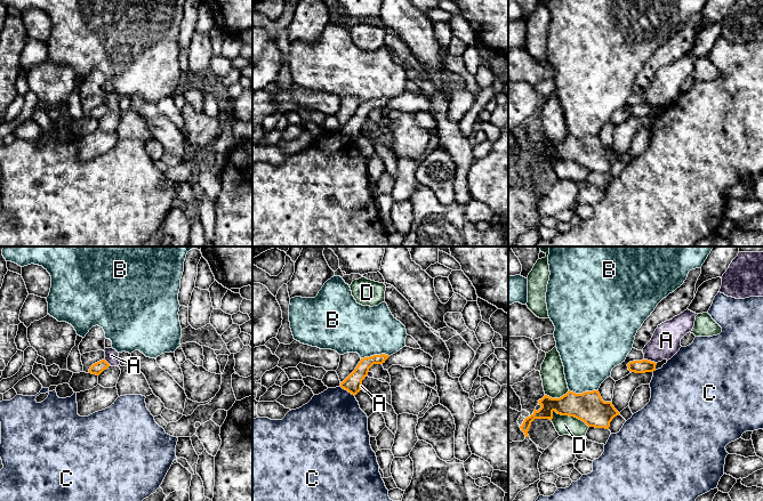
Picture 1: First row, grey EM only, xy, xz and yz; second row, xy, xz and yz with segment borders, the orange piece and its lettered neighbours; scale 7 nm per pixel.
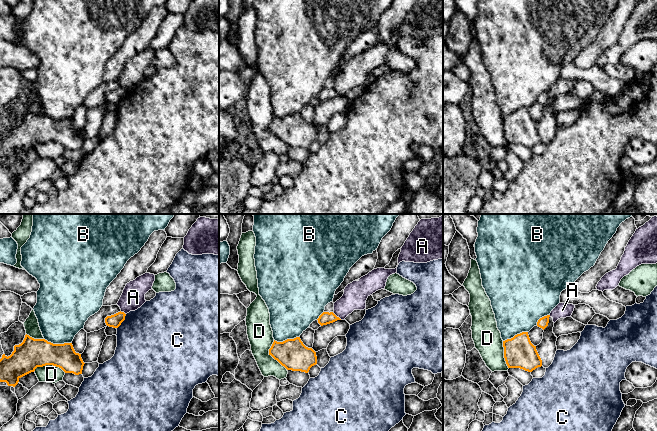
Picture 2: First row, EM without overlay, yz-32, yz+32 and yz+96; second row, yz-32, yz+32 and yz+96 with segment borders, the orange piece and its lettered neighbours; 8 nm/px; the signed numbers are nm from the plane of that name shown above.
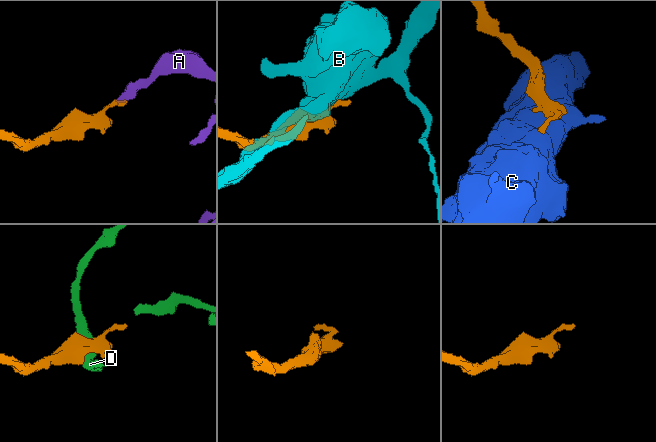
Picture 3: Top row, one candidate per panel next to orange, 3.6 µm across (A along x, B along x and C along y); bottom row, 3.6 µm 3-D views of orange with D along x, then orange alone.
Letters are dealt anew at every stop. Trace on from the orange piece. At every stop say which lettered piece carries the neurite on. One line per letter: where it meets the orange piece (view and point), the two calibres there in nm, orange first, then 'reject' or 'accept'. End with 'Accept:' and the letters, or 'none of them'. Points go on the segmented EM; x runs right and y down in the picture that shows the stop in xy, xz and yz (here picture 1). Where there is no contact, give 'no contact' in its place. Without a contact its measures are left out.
A: meets orange in yz at (650, 361); 100 nm thick on the orange side, 200 nm on the other; reject
B: meets orange in yz at (584, 393); 220 nm thick on the orange side, 360 nm on the other; reject
C: meets orange in xz at (347, 390); 120 nm thick on the orange side, 440 nm on the other; reject
D: meets orange in yz at (570, 415); 220 nm thick on the orange side, 140 nm on the other; reject
Accept: none of them

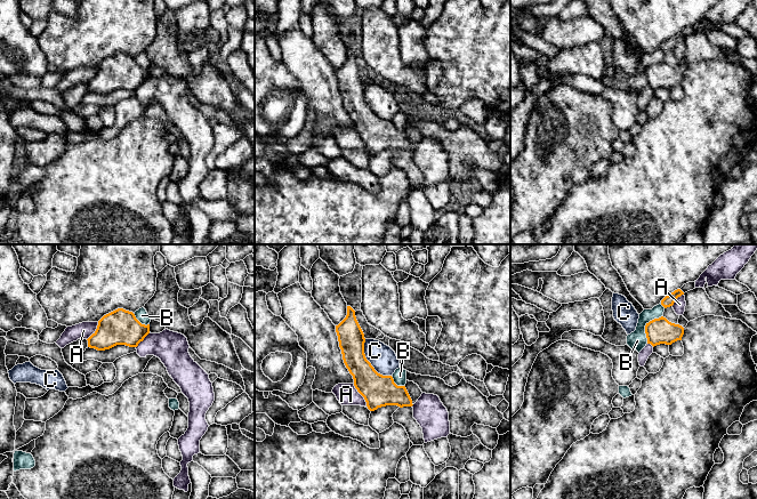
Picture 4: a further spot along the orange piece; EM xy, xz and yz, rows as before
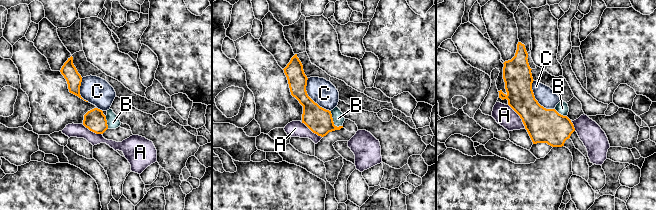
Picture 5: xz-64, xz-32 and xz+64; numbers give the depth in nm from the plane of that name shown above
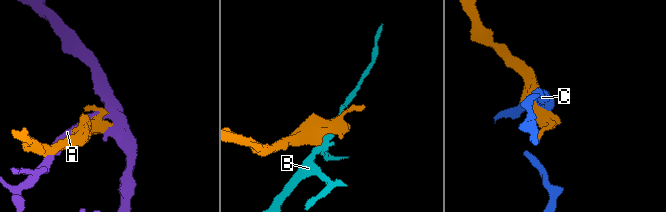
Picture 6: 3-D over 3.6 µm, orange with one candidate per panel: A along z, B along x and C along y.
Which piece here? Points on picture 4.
A: meets orange in xz at (361, 394); 220 nm thick on the orange side, 150 nm on the other; reject
B: meets orange in yz at (645, 326); 180 nm thick on the orange side, 140 nm on the other; reject
C: meets orange in xz at (369, 362); 220 nm thick on the orange side, 180 nm on the other; reject
Accept: none of them

